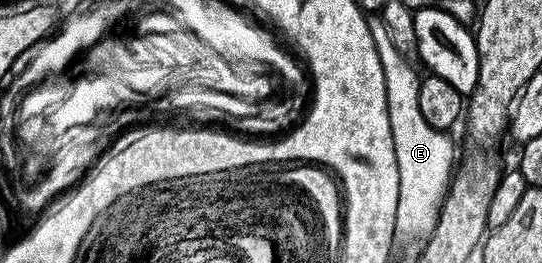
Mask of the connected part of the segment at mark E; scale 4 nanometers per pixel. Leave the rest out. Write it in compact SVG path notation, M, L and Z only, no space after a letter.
M379 17L368 18L369 33L373 33L373 45L377 45L377 57L381 57L381 73L385 73L385 101L389 109L389 129L393 129L393 145L397 153L399 170L399 200L395 234L407 239L426 240L437 225L439 209L447 198L453 172L457 167L455 143L446 131L433 129L425 117L421 117L421 105L417 105L417 89L421 78L415 72L412 60L403 56L393 45L392 38Z

